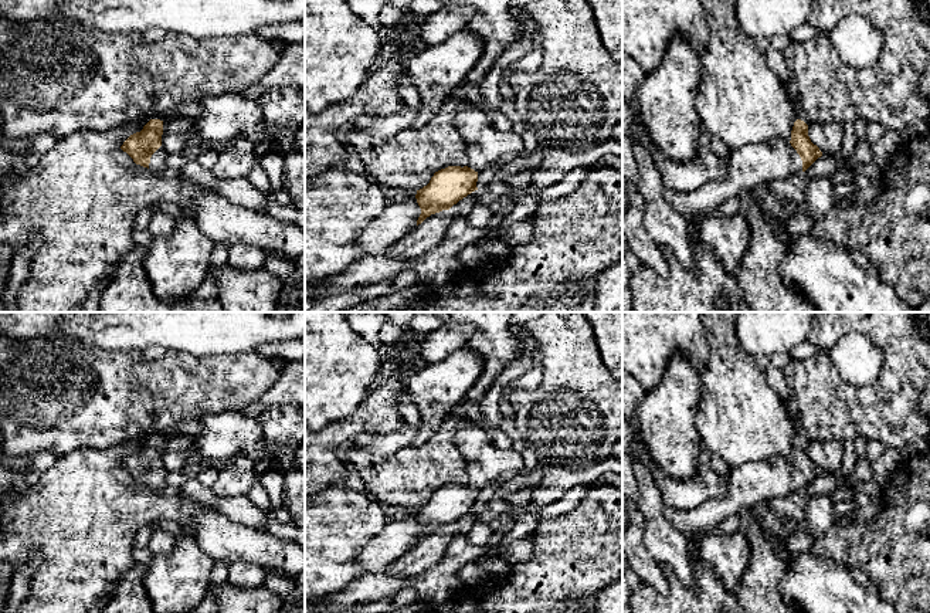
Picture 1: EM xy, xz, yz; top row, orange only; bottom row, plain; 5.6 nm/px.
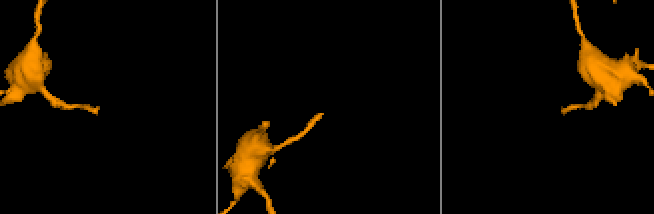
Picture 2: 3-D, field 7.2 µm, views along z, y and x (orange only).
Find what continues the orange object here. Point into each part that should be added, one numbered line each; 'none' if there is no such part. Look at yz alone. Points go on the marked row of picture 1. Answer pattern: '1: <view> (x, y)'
1: yz (746, 168)

